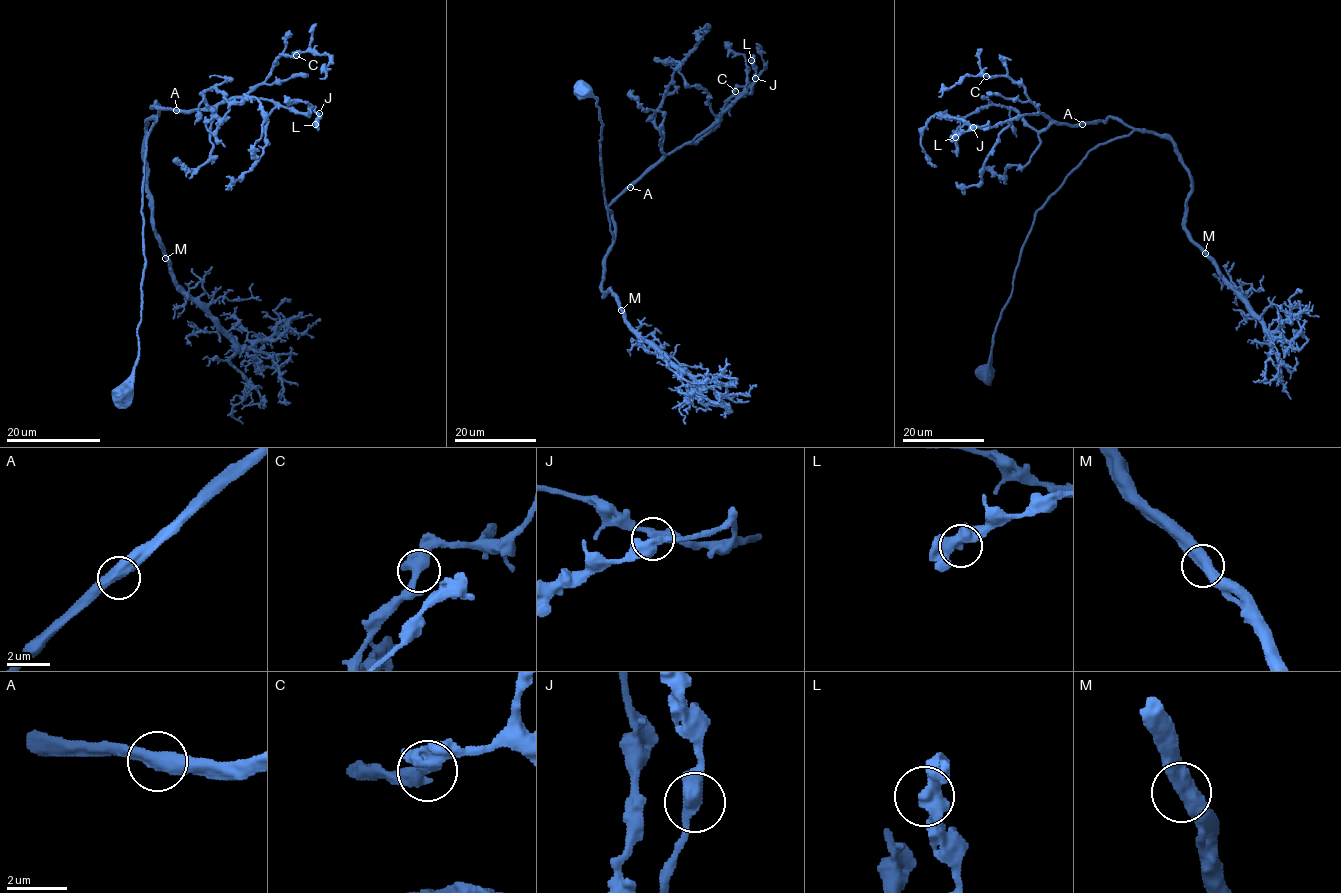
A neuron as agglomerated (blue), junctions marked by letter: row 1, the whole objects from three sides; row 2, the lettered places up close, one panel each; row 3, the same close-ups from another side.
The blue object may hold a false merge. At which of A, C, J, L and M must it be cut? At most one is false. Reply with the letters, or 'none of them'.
none of them

